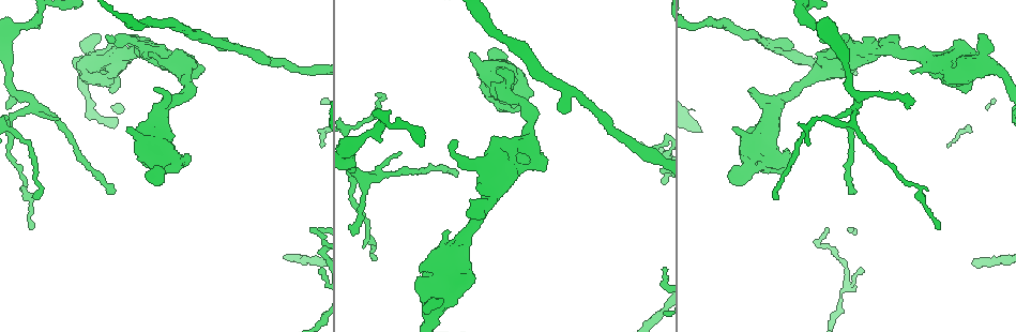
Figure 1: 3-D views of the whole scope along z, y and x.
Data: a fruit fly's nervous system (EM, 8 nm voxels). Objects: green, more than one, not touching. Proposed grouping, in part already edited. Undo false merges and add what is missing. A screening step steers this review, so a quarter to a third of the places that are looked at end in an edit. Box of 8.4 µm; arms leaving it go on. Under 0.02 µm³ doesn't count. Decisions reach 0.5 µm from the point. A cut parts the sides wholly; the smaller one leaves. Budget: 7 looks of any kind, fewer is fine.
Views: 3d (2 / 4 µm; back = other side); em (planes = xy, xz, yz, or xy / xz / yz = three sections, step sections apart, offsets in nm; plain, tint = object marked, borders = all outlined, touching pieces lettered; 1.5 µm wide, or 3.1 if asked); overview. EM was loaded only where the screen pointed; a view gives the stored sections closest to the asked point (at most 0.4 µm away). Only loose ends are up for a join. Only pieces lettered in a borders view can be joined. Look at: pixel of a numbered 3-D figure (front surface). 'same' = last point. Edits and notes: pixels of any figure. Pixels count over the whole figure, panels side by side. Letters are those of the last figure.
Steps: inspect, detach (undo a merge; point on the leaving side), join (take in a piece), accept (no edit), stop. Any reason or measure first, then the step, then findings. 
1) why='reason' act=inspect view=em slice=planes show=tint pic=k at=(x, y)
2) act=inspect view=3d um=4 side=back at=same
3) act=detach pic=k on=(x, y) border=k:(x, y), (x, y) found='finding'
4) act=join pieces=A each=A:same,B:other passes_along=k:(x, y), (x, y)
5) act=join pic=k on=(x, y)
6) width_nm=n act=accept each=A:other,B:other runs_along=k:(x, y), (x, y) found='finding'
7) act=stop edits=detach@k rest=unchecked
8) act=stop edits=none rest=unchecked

why='free end' act=inspect view=em slice=planes show=tint pic=1 at=(835, 116)

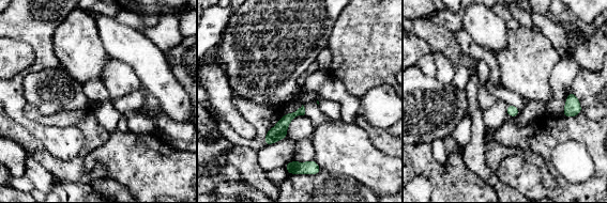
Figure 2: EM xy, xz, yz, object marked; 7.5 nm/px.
why='see the neighbours' act=inspect view=em slice=planes show=borders at=same

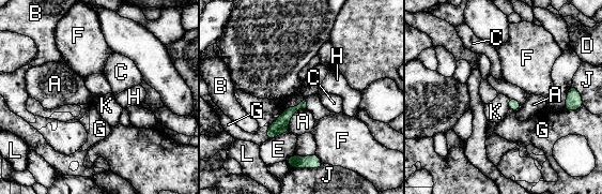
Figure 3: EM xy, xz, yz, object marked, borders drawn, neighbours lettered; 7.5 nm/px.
width_nm=90 act=accept each=A:other,B:other,C:other,D:other,E:other,F:other,G:other,H:other,J:other,K:other,L:other runs_along=3:(304, 104), (294, 108), (268, 136) found='no lettered piece goes on from it'

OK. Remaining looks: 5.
why='an open end' act=inspect view=em slice=xy step=8 show=borders pic=1 at=(471, 54)

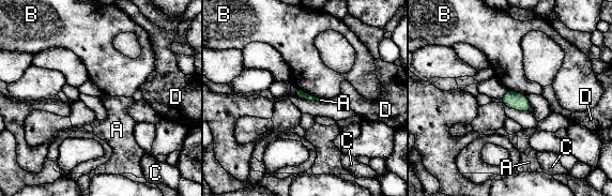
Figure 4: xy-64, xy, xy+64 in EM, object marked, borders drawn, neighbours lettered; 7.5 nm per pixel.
act=inspect view=em slice=planes show=borders at=same

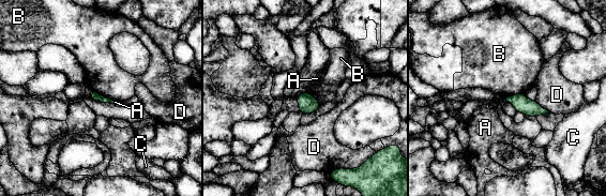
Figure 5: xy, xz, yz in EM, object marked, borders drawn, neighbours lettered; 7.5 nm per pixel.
act=accept each=A:other,B:other,C:other,D:other border=5:(93, 91), (115, 101) found='none of them fits'

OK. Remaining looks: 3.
why='end of a long branch' act=inspect view=3d um=2 side=back pic=1 at=(112, 194)

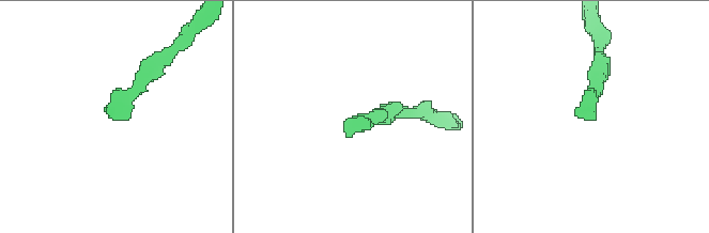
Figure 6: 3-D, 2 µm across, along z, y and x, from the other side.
why='now the EM' act=inspect view=em slice=planes show=borders pic=6 at=(109, 118)

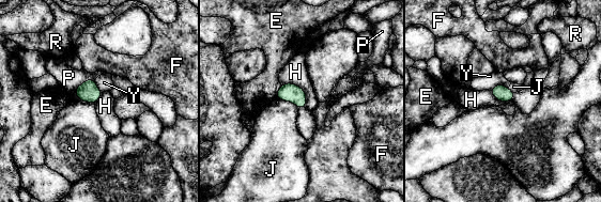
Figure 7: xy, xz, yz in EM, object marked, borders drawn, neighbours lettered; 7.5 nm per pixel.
act=accept each=E:other,F:other,H:other,J:other,P:other,R:other,Y:other border=7:(281, 84), (297, 84), (306, 106) found='none of them fits'

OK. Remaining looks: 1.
act=stop edits=none rest=unchecked

